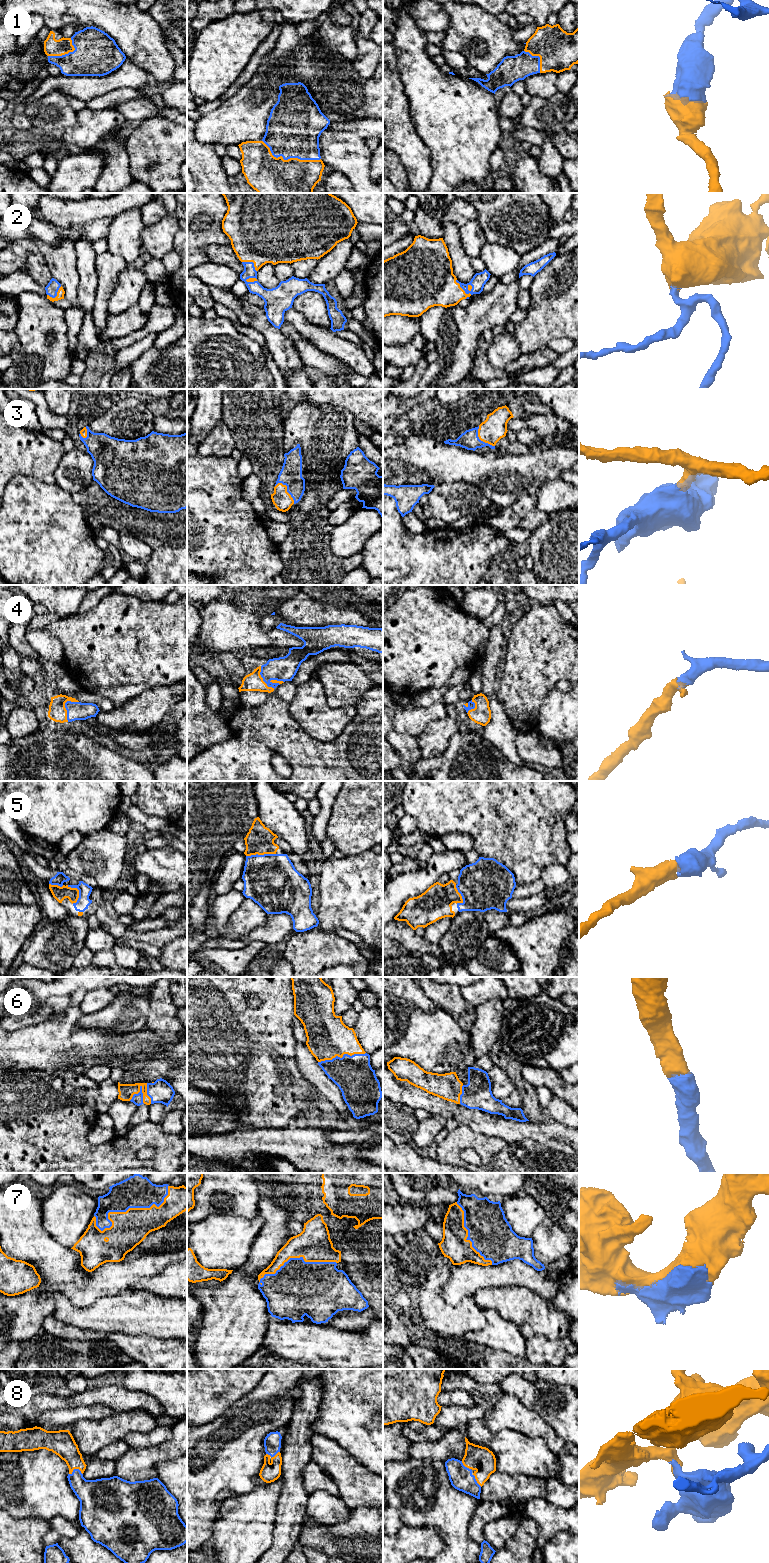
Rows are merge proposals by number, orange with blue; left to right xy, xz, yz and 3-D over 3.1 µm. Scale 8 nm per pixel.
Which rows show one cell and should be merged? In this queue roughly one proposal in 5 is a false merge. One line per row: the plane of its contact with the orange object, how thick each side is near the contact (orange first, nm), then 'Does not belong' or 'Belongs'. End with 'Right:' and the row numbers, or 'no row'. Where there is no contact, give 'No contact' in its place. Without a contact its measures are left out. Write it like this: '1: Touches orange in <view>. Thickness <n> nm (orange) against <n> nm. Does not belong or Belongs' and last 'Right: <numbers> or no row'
1: Touches orange in xz. Thickness 440 nm (orange) against 440 nm. Belongs
2: Touches orange in yz. Thickness 360 nm (orange) against 120 nm. Belongs
3: Touches orange in xz. Thickness 150 nm (orange) against 180 nm. Belongs
4: Touches orange in xy. Thickness 150 nm (orange) against 140 nm. Belongs
5: Touches orange in xz. Thickness 220 nm (orange) against 420 nm. Belongs
6: Touches orange in xz. Thickness 340 nm (orange) against 320 nm. Belongs
7: Touches orange in xy. Thickness 280 nm (orange) against 260 nm. Belongs
8: Touches orange in xy. Thickness 200 nm (orange) against 240 nm. Belongs
Right: 1, 2, 3, 4, 5, 6, 7, 8

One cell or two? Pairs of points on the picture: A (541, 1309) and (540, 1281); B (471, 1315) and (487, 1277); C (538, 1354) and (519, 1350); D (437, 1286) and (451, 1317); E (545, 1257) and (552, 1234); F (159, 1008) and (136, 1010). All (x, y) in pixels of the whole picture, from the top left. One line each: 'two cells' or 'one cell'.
A: two cells
B: two cells
C: two cells
D: one cell
E: one cell
F: two cells

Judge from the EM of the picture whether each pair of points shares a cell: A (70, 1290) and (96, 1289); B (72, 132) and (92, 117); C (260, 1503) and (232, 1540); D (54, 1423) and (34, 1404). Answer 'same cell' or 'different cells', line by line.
A: same cell
B: same cell
C: same cell
D: different cells

